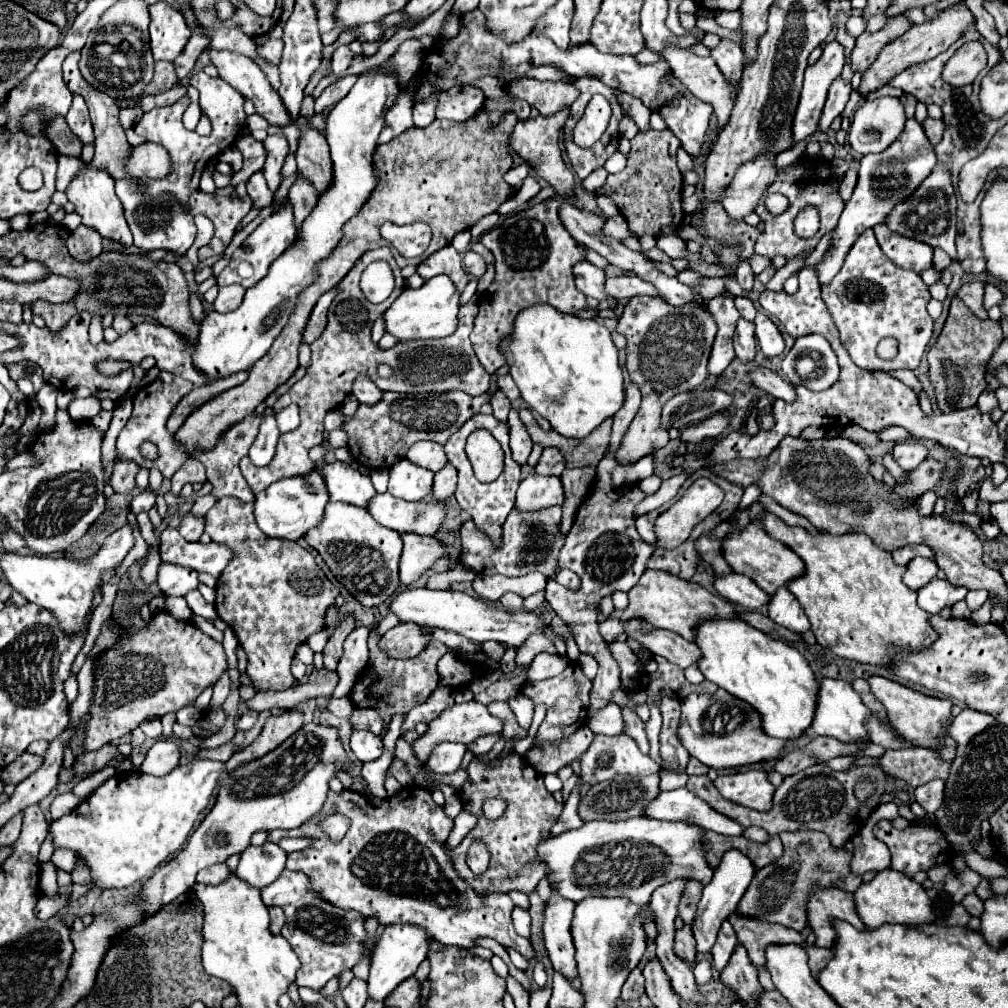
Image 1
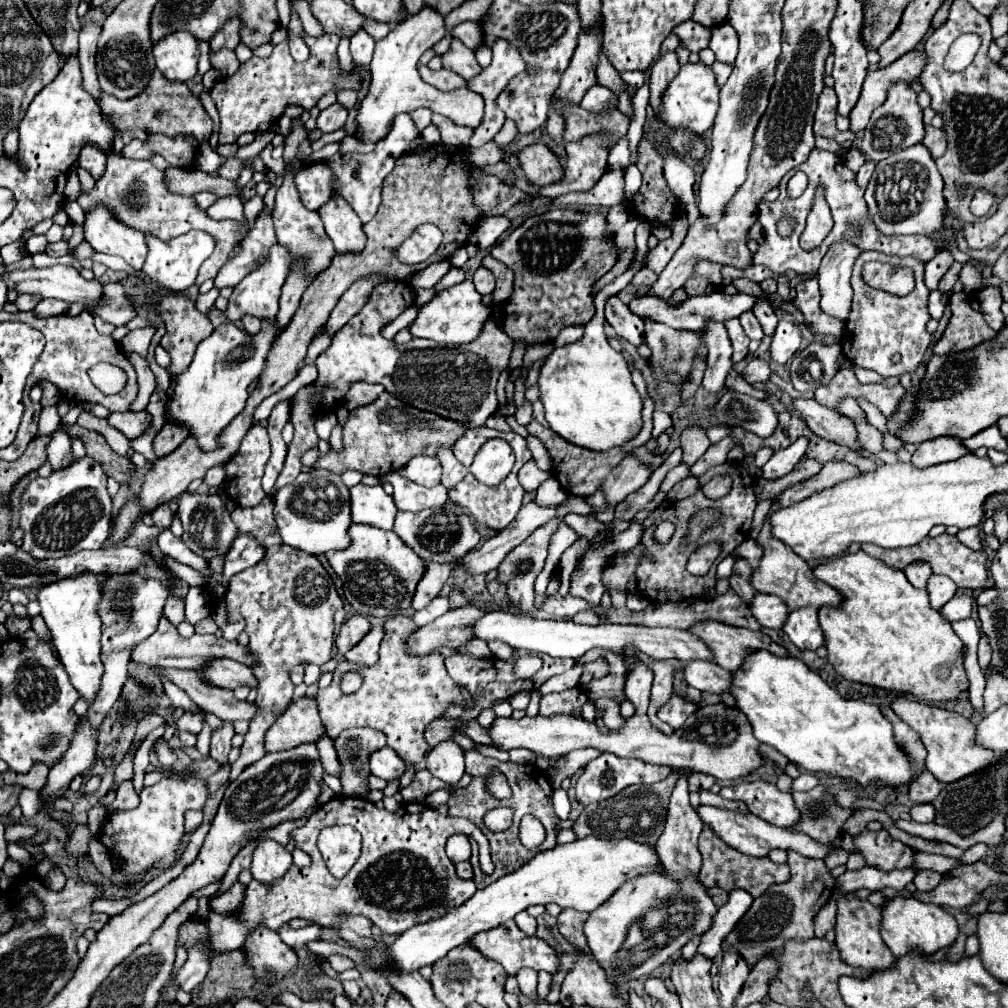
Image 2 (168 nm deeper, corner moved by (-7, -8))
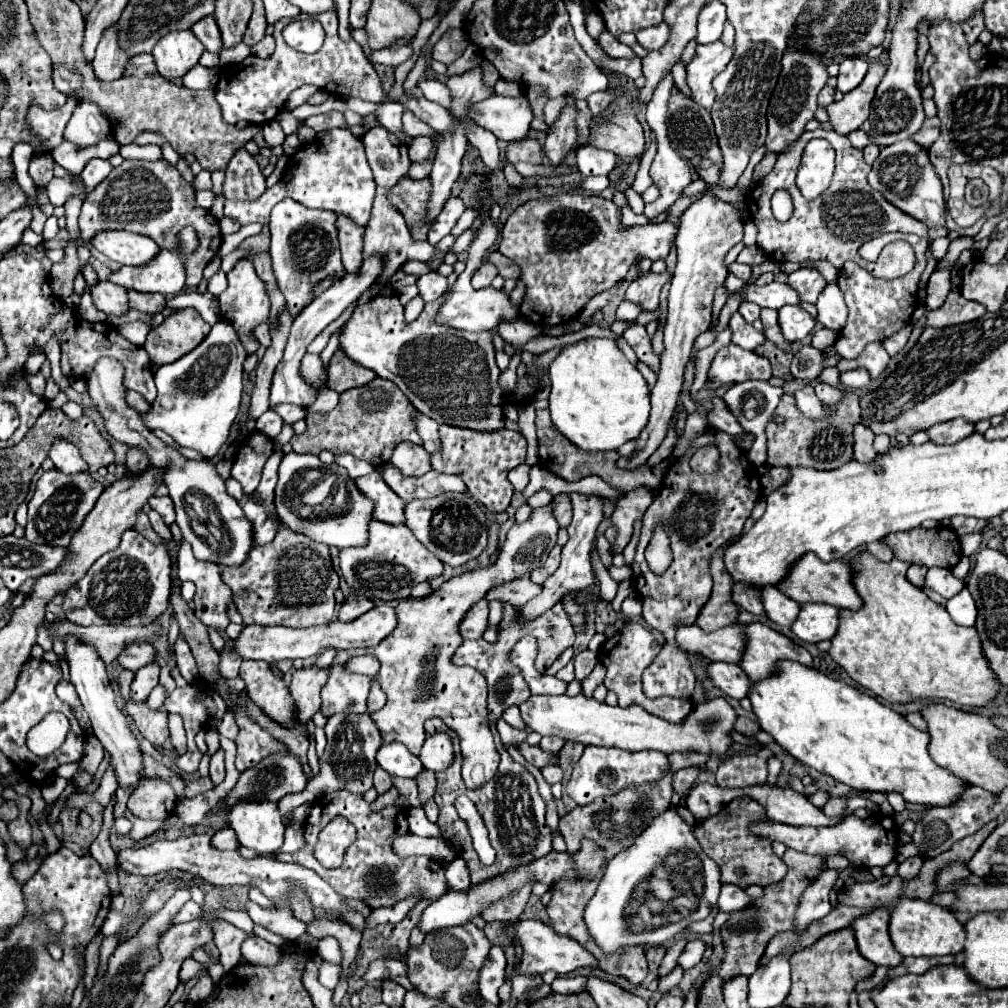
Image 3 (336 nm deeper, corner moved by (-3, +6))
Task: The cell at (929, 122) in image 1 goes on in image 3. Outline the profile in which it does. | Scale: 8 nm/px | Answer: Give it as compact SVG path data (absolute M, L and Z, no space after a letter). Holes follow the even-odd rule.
M934 116L934 118L924 120L922 128L916 134L912 134L912 140L928 150L932 146L932 142L938 138L938 134L940 134L940 120Z

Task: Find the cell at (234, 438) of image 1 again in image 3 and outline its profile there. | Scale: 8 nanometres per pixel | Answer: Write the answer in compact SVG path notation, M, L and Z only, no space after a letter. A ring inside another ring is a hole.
M254 432L248 436L246 442L242 442L232 466L232 478L236 478L242 484L244 494L252 494L256 490L262 468L272 452L274 442L262 432Z

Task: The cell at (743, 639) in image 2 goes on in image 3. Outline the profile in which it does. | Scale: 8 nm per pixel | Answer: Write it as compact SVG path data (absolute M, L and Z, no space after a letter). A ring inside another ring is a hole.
M748 624L748 652L744 654L744 662L740 662L748 678L752 678L752 682L770 678L780 660L794 660L808 668L812 666L812 656L804 646L766 624Z

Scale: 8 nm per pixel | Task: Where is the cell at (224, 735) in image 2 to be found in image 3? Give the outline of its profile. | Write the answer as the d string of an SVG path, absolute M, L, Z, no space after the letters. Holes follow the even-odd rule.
M218 750L210 760L210 780L214 786L218 786L224 780L224 752Z

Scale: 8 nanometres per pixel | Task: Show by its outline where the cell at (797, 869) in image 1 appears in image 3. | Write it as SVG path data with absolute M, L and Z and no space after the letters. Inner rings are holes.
M786 850L784 858L782 858L788 866L788 874L784 876L784 880L766 886L764 888L764 898L756 900L748 910L742 912L732 912L732 918L722 926L722 938L724 944L728 944L726 956L718 968L718 976L720 980L728 982L736 976L752 976L760 964L760 958L768 946L768 942L778 934L778 932L786 932L792 930L792 922L794 922L794 912L800 900L800 894L806 890L806 886L818 876L820 872L820 864L824 862L822 858L810 856L810 854L800 854L796 850Z

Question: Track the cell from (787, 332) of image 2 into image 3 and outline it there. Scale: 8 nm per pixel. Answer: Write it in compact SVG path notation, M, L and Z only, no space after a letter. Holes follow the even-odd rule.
M784 306L778 310L778 314L780 314L780 328L786 340L796 342L814 332L816 320L802 306Z

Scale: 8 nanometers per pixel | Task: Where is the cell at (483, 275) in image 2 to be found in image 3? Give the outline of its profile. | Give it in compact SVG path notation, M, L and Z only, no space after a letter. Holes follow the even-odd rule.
M484 262L482 266L480 266L480 270L472 276L472 286L476 288L476 290L480 290L480 288L486 288L486 286L490 286L492 284L492 280L496 278L496 266L492 266L490 262Z

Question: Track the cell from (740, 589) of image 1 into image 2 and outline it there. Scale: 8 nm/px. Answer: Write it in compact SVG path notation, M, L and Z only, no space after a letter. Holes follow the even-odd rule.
M762 592L754 594L750 602L750 610L752 610L752 616L764 628L774 628L774 630L780 630L788 616L788 606L784 604L784 600L772 594L762 594Z

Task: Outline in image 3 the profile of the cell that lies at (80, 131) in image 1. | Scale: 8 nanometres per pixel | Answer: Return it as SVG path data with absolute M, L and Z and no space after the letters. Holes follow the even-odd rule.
M96 158L96 160L86 162L86 166L84 166L84 170L82 170L80 176L82 176L88 192L92 192L110 174L110 170L112 170L112 164L106 162L106 160L98 160Z

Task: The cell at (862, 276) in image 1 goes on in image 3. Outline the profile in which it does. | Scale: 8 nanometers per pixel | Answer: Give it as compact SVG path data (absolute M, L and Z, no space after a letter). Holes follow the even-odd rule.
M882 234L880 238L874 238L870 242L866 242L858 254L860 256L878 256L880 250L888 244L888 242L894 242L894 240L906 240L912 244L914 248L914 254L916 254L916 266L910 274L902 276L902 278L894 278L894 280L880 280L880 278L874 278L870 276L870 272L864 272L864 268L860 268L856 262L846 262L844 268L840 270L838 274L838 286L844 294L844 302L850 310L850 316L848 316L848 324L846 328L838 334L838 340L834 344L834 350L852 360L852 358L858 358L858 354L864 350L866 344L870 342L876 342L876 340L886 340L888 336L892 336L894 332L902 330L906 324L910 324L910 316L912 312L916 310L916 292L918 292L918 278L926 266L926 258L924 258L924 252L928 250L930 246L930 238L920 238L916 234Z

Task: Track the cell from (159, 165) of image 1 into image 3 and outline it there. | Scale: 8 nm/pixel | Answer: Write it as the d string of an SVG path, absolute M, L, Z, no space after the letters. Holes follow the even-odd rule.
M240 148L228 168L226 168L226 182L224 194L228 200L258 200L266 190L266 178L256 162L256 158L246 150Z

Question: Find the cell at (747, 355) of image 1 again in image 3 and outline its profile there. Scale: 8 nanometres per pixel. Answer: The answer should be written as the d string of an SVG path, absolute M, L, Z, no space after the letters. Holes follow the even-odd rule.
M728 344L718 350L708 370L708 388L720 388L724 384L740 384L746 380L770 380L772 368L764 356L742 350L736 344Z

